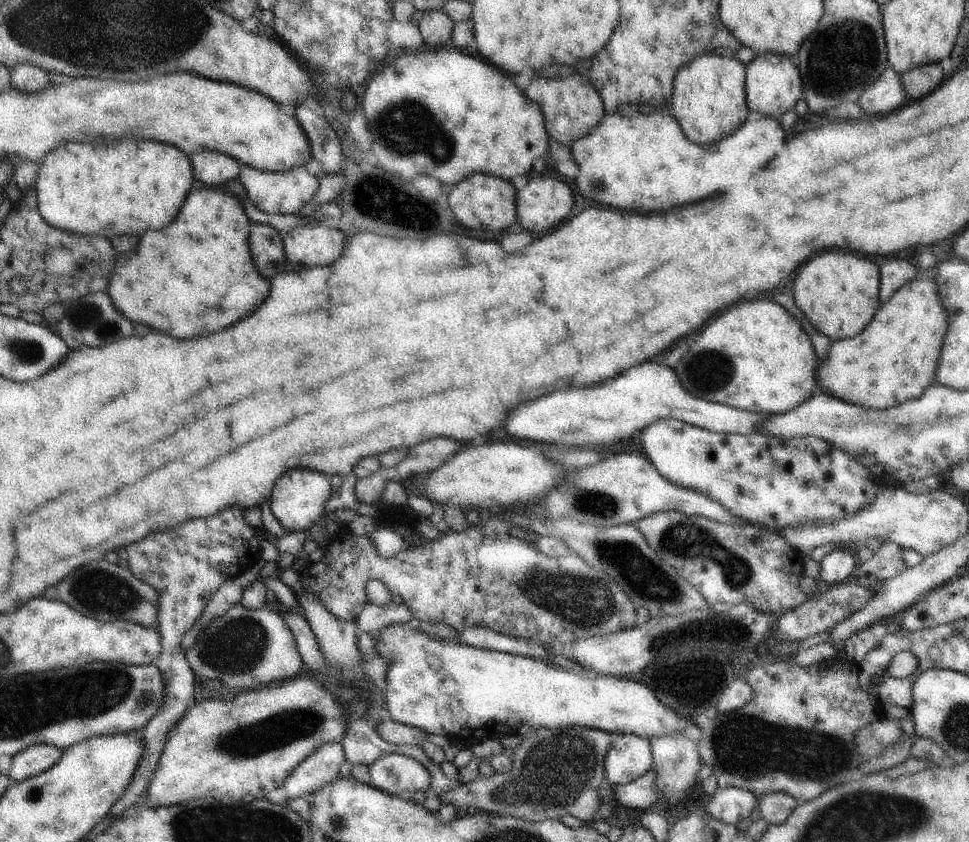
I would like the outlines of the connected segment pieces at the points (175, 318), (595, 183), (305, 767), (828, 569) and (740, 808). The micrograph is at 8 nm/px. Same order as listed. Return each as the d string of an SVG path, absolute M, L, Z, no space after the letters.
M210 185L192 189L187 194L180 216L168 228L160 232L146 232L136 250L118 258L116 272L110 282L110 296L116 308L134 324L148 324L172 334L174 338L214 334L228 324L244 320L252 310L260 308L270 292L270 284L256 272L250 258L248 234L252 224L241 199L232 192Z
M657 111L648 116L639 113L638 116L627 118L620 117L616 112L613 115L605 114L596 130L570 145L570 149L572 160L580 167L574 182L584 198L618 210L638 210L646 214L700 202L712 194L730 190L730 186L736 186L736 182L748 182L752 174L762 170L780 152L780 148L784 148L784 142L786 132L782 130L780 120L770 117L750 116L736 133L723 141L697 145L686 138L679 122L670 113Z
M328 743L322 745L317 751L308 755L293 771L289 774L289 777L283 782L283 789L287 796L290 798L300 798L310 795L316 789L328 784L331 780L334 780L339 776L340 766L344 764L346 760L344 747L341 743Z
M839 549L827 555L820 564L822 580L828 582L830 586L835 586L854 579L853 572L859 562L852 552Z
M738 787L717 790L706 804L705 811L719 821L737 826L740 820L746 820L754 812L760 798L750 791Z

